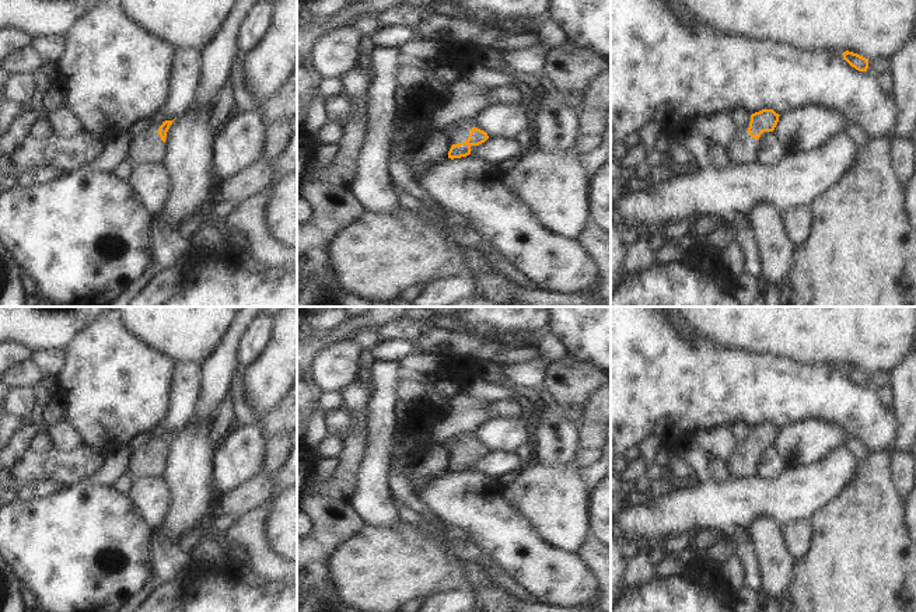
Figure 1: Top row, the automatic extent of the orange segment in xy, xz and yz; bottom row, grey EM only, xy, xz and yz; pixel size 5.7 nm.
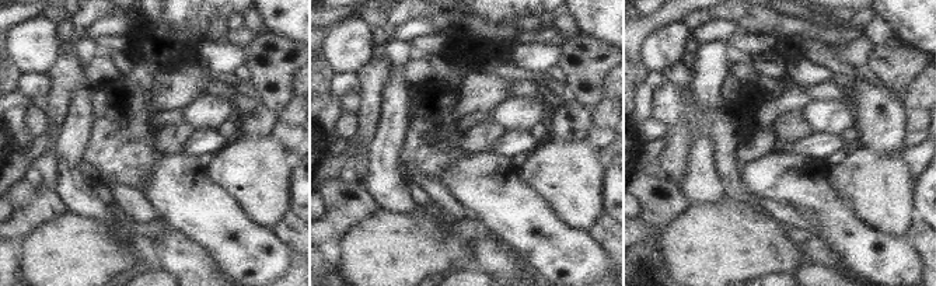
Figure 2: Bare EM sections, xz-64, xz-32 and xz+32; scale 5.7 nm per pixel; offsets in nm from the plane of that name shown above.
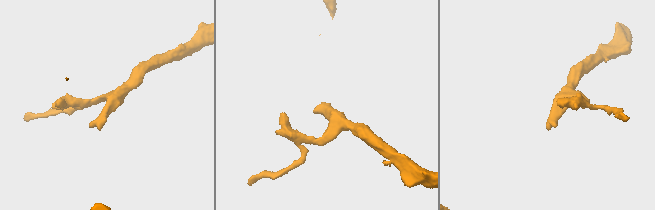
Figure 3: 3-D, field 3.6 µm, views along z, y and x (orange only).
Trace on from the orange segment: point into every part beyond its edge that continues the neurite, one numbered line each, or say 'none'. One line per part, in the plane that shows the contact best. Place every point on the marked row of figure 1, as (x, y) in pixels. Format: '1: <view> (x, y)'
1: xz (457, 133)

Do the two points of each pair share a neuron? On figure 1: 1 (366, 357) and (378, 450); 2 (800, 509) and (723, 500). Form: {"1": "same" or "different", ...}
{"1": "different", "2": "same"}

